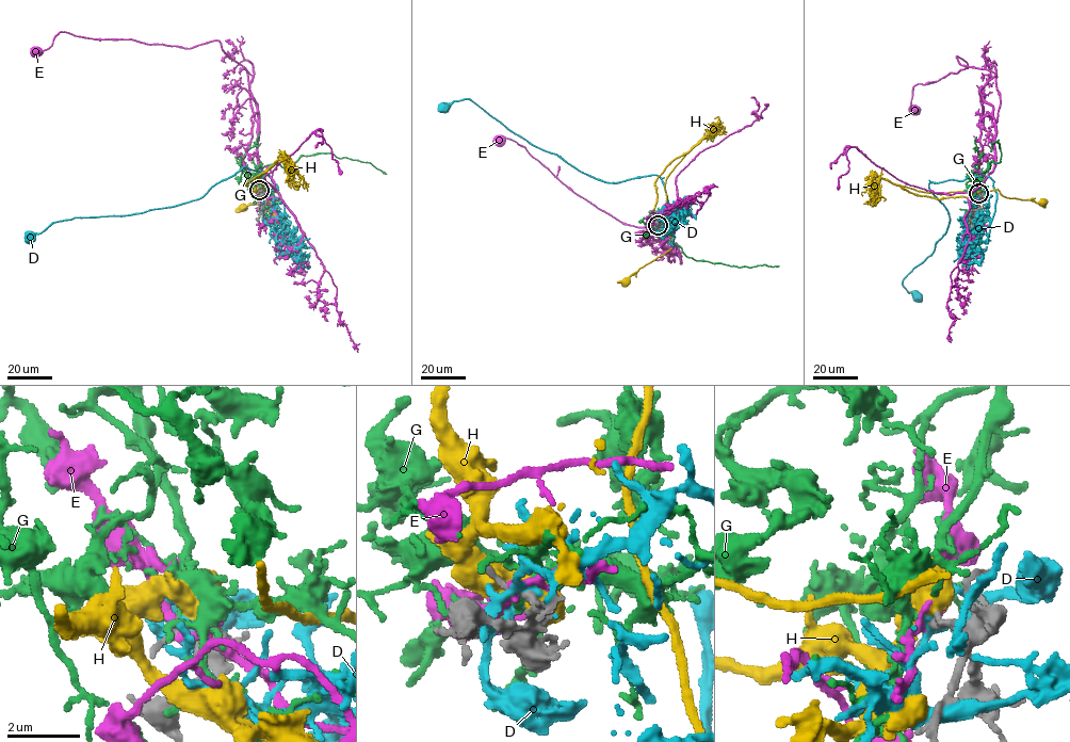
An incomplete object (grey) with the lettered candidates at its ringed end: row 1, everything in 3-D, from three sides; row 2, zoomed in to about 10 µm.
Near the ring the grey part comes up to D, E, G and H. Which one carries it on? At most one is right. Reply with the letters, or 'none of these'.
G

